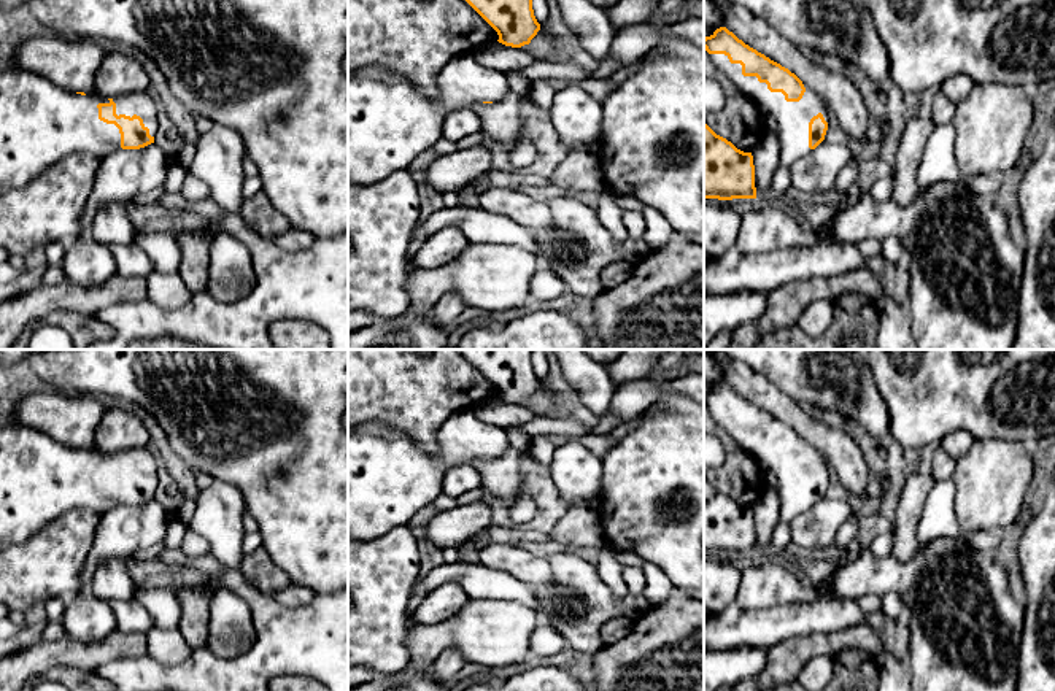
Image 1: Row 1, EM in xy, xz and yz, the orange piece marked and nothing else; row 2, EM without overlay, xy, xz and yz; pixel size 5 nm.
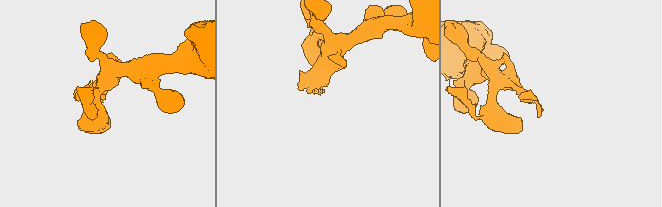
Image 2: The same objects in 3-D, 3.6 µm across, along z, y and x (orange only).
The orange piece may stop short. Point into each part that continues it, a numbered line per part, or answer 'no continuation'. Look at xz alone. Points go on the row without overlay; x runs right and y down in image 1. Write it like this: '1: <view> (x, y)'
1: xz (390, 477)

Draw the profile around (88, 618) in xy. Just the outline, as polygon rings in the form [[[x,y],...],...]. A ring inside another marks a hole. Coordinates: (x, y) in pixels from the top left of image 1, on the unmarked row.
[[[86,591],[65,597],[62,624],[67,637],[79,642],[95,642],[116,629],[116,616],[110,602]]]

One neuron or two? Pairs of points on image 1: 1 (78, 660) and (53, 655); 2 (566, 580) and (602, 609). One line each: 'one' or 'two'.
1: one
2: one

